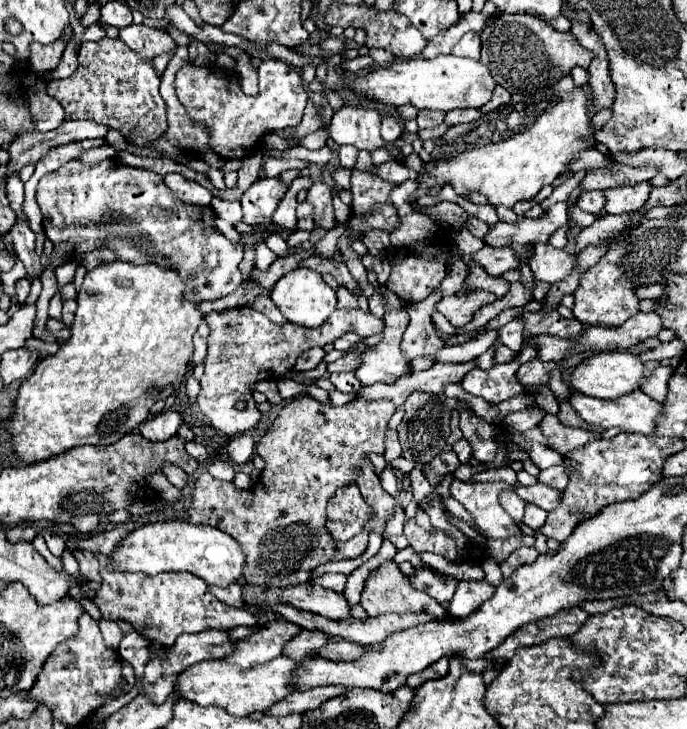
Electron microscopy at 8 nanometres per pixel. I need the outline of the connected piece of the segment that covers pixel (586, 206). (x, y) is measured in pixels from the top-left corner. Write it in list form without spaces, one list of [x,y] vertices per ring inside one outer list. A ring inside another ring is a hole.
[[[590,190],[590,192],[584,192],[580,198],[578,198],[578,206],[580,210],[584,212],[590,212],[590,214],[598,214],[602,208],[604,208],[604,192],[602,190]]]

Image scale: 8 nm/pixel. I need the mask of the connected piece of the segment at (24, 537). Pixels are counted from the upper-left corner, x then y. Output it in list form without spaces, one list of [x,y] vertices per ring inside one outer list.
[[[14,526],[12,530],[6,532],[6,538],[8,542],[32,542],[32,538],[36,536],[36,530],[30,528],[30,530],[24,530],[24,526]]]

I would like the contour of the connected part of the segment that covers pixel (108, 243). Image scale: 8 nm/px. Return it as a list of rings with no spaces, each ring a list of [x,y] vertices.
[[[108,158],[98,164],[86,164],[82,160],[70,160],[54,172],[48,172],[40,178],[36,190],[36,202],[42,210],[44,232],[54,242],[54,250],[58,254],[70,254],[70,258],[78,258],[102,244],[118,254],[120,260],[132,264],[156,262],[164,268],[174,268],[180,272],[186,282],[186,298],[192,302],[202,300],[218,300],[230,292],[234,292],[242,274],[238,264],[244,256],[244,244],[230,242],[216,228],[216,214],[210,206],[192,206],[182,202],[164,182],[162,176],[152,170],[132,168],[122,164],[118,158]]]

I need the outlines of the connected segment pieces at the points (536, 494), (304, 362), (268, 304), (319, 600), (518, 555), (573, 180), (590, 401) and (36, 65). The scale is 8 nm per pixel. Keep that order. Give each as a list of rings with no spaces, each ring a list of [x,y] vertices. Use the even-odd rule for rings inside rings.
[[[534,484],[534,486],[518,486],[516,494],[526,502],[526,504],[534,504],[546,512],[554,510],[560,502],[560,492],[544,486],[544,484]]]
[[[310,348],[310,350],[306,350],[298,360],[296,360],[296,370],[300,370],[300,372],[304,372],[304,370],[312,370],[312,368],[316,368],[320,362],[322,362],[322,358],[324,358],[324,350],[322,348]]]
[[[266,296],[256,298],[250,306],[256,308],[256,310],[260,310],[262,314],[266,314],[274,324],[286,324],[286,322],[288,322],[288,320],[282,316],[282,312],[276,308],[276,304],[274,304],[270,298],[266,298]]]
[[[310,582],[290,586],[290,588],[266,588],[256,586],[246,592],[246,604],[276,604],[286,602],[294,608],[302,608],[314,614],[320,614],[330,620],[348,620],[350,618],[350,602],[344,594],[338,594],[334,590],[326,590],[322,586],[314,586]]]
[[[522,546],[522,548],[518,548],[518,550],[514,550],[502,564],[500,564],[500,570],[502,570],[502,576],[506,578],[506,576],[510,576],[520,564],[528,564],[528,562],[534,562],[538,558],[538,552],[536,552],[536,548],[526,548],[526,546]]]
[[[586,170],[578,171],[574,176],[569,177],[564,183],[554,188],[552,194],[540,202],[540,205],[543,207],[543,209],[546,211],[557,202],[566,202],[572,191],[578,186],[578,183],[584,179],[586,173]]]
[[[640,390],[632,392],[630,396],[622,396],[618,400],[598,400],[598,398],[590,398],[586,394],[572,394],[570,404],[588,424],[594,424],[600,428],[618,426],[622,432],[638,432],[638,434],[652,434],[656,430],[658,418],[662,416],[662,410],[664,410],[662,402],[656,402],[654,398],[646,396]]]
[[[72,36],[68,38],[62,38],[62,40],[56,40],[54,44],[38,44],[38,42],[32,42],[30,44],[30,64],[32,68],[36,70],[36,74],[44,74],[48,70],[54,70],[54,66],[58,64],[64,48],[66,48],[66,42],[70,40]]]

